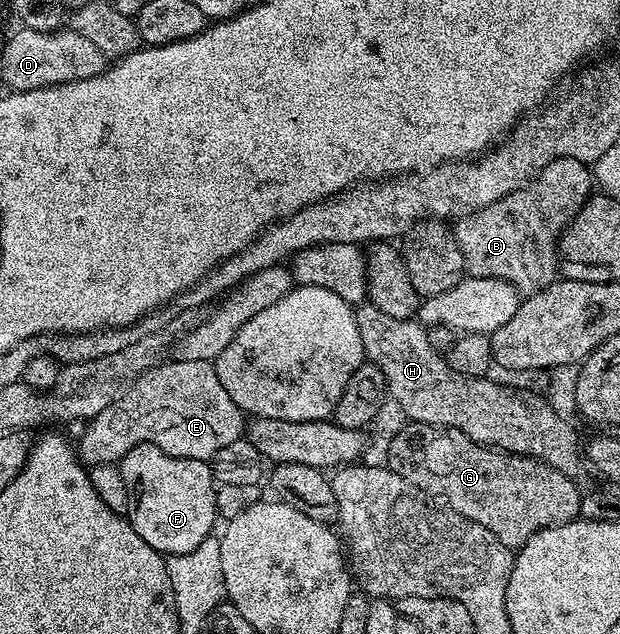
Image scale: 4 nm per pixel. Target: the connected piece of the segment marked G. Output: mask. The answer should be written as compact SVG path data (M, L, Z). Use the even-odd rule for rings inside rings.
M412 421L404 425L392 436L391 443L387 446L386 469L397 472L401 480L409 480L409 484L426 494L428 499L438 500L454 514L481 524L481 528L493 532L493 536L497 536L501 544L518 548L545 528L560 526L579 518L581 490L575 487L576 479L570 478L565 472L535 458L506 454L494 446L483 446L452 426L434 426L431 423Z

